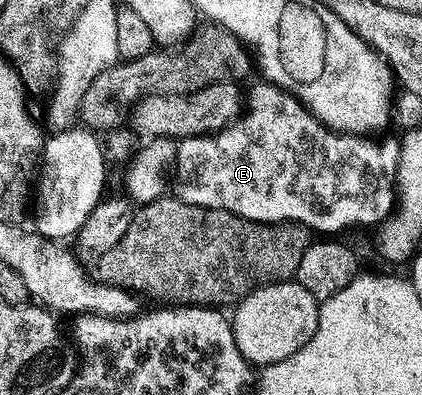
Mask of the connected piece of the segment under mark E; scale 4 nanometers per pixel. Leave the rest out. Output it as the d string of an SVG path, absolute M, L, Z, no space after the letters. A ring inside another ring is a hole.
M257 82L256 92L247 92L247 108L250 108L249 112L247 110L244 115L234 120L229 127L222 128L220 132L208 136L189 136L178 143L175 175L171 180L171 188L174 188L172 191L175 193L176 199L180 200L182 204L227 210L248 220L261 220L264 224L280 224L282 222L303 224L314 233L329 232L325 234L335 234L331 232L341 232L344 228L355 227L356 224L380 225L381 221L393 210L395 206L395 185L397 183L397 163L401 153L400 143L396 139L387 141L380 148L379 145L372 144L369 141L372 139L364 138L362 135L334 132L332 128L327 128L320 120L316 120L304 104L300 100L296 100L290 92L284 92L282 88L268 82Z

